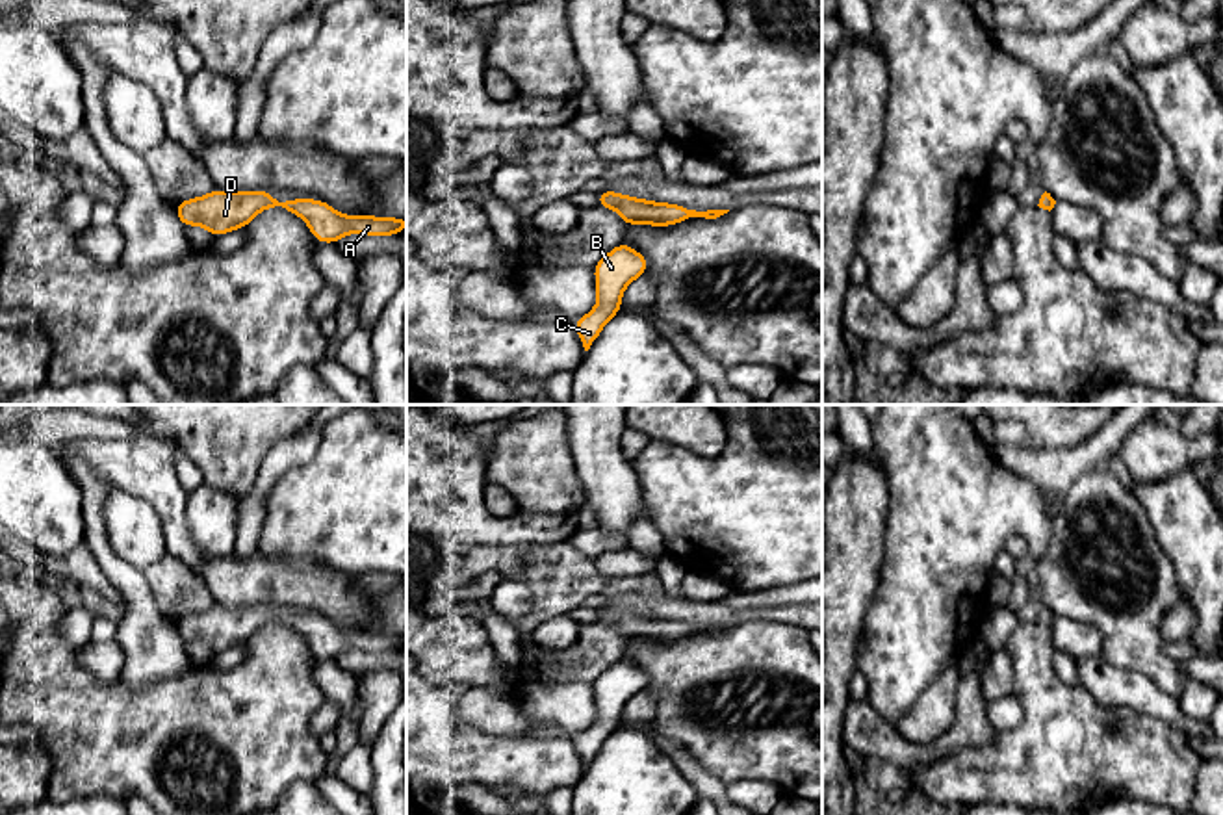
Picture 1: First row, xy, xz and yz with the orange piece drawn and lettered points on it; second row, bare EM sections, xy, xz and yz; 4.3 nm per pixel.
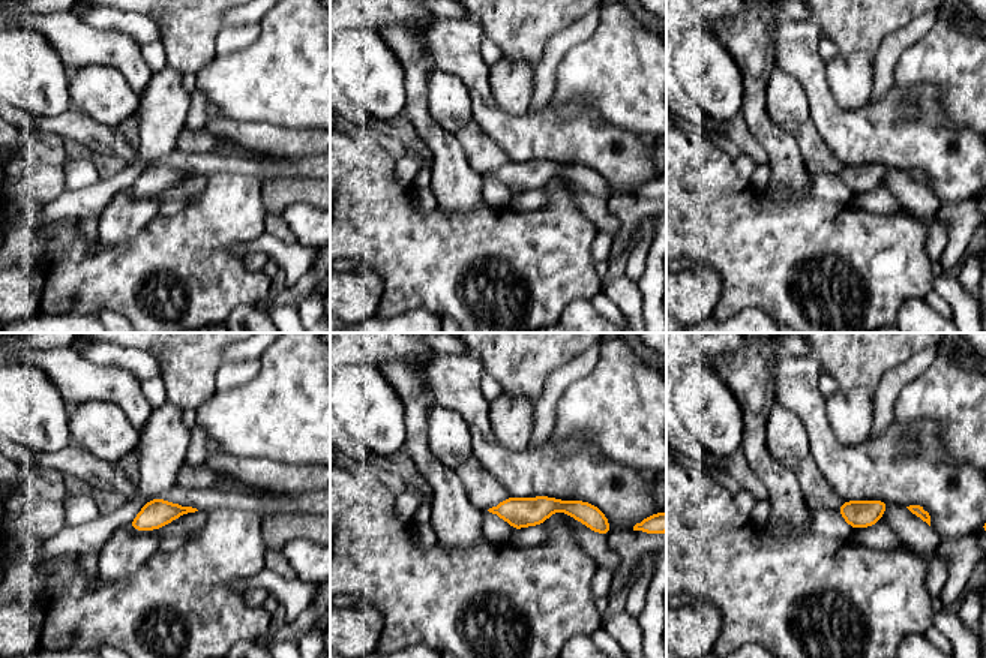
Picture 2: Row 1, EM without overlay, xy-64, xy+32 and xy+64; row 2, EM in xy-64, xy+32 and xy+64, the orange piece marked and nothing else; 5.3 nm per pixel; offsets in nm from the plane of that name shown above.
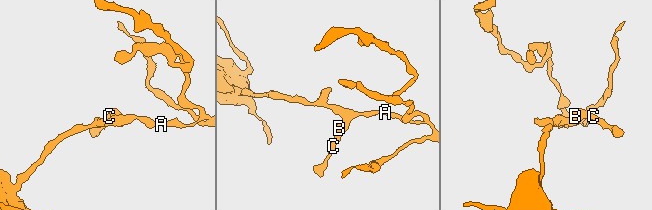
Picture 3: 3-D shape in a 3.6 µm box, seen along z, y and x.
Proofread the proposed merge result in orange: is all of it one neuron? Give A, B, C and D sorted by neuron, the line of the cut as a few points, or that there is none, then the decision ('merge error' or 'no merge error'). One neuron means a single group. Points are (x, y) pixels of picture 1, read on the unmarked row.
A B C D | no cut | no merge error

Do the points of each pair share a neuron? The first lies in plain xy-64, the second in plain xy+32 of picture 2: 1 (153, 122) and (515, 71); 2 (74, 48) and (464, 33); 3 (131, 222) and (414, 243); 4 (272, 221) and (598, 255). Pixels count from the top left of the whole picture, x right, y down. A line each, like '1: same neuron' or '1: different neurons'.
1: same neuron
2: same neuron
3: different neurons
4: different neurons

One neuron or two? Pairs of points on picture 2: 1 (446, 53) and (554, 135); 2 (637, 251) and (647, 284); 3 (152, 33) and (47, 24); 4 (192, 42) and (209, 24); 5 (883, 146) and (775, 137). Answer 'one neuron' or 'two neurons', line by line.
1: one neuron
2: two neurons
3: two neurons
4: one neuron
5: two neurons

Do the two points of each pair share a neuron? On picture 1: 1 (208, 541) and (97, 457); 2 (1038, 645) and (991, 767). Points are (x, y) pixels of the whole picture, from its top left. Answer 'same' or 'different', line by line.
1: different
2: same

